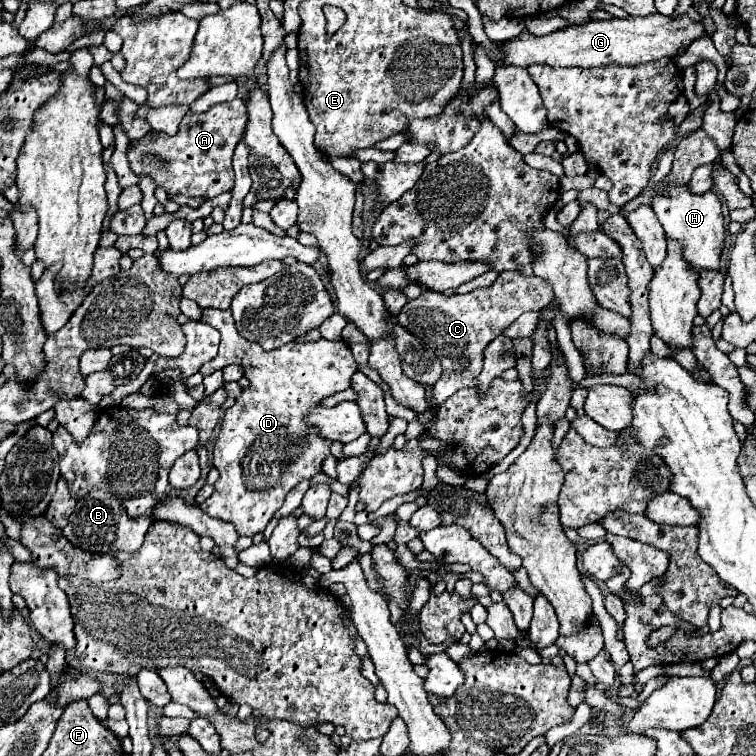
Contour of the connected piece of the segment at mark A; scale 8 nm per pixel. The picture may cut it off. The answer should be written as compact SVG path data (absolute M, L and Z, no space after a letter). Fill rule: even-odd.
M234 99L228 103L214 105L206 113L186 113L186 117L180 123L180 129L174 137L166 133L150 131L144 139L132 141L132 147L128 149L128 161L136 175L150 175L156 185L162 185L168 195L180 193L186 197L216 197L220 193L232 191L234 187L234 171L232 171L232 155L234 149L246 129L248 113L242 99ZM148 153L154 157L158 155L166 161L166 165L160 168L148 168L142 164L142 158Z

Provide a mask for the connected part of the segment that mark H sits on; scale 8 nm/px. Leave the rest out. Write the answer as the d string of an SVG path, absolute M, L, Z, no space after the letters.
M672 185L670 189L660 189L654 195L652 209L666 235L682 245L684 259L696 273L702 269L720 269L720 253L724 247L724 215L716 193L694 195L688 185Z

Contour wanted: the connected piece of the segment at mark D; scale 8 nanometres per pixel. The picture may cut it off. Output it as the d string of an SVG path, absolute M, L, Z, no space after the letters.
M202 311L202 321L212 325L220 331L220 351L218 355L206 363L200 373L203 376L212 374L216 370L223 369L231 363L240 363L244 367L244 373L250 381L250 387L242 391L240 399L236 401L234 409L226 409L224 421L220 427L220 435L214 445L212 453L212 465L218 469L220 479L214 483L214 493L210 499L206 499L200 507L208 515L228 521L236 527L238 535L254 537L256 533L264 531L274 513L282 507L286 493L298 485L304 477L314 477L322 469L322 461L326 455L330 455L330 445L326 439L318 439L314 427L304 423L304 413L312 407L320 405L320 401L328 395L334 395L338 391L344 391L350 387L350 377L354 375L356 361L352 357L350 347L344 341L314 341L314 343L286 343L278 351L262 351L258 343L246 341L242 335L238 335L232 311Z

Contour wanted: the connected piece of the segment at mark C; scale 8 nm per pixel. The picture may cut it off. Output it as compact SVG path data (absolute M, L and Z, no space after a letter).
M502 271L500 277L488 289L478 289L466 295L442 295L434 291L422 293L418 299L406 303L396 317L398 323L420 337L428 349L432 349L442 363L442 377L432 387L434 405L442 405L458 389L476 387L476 377L482 371L484 347L506 327L510 327L526 311L542 311L554 299L550 283L536 275L522 275L514 271Z

